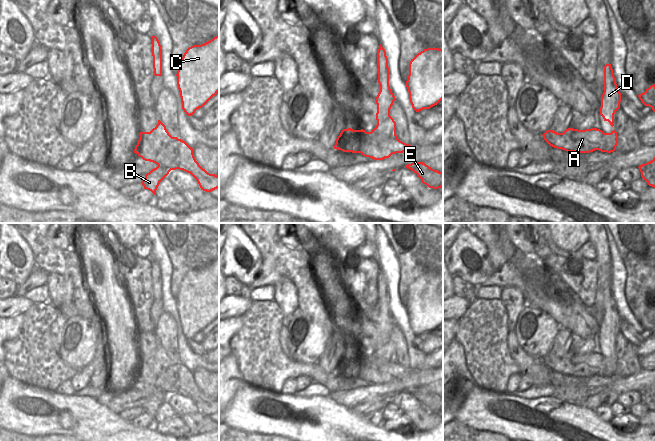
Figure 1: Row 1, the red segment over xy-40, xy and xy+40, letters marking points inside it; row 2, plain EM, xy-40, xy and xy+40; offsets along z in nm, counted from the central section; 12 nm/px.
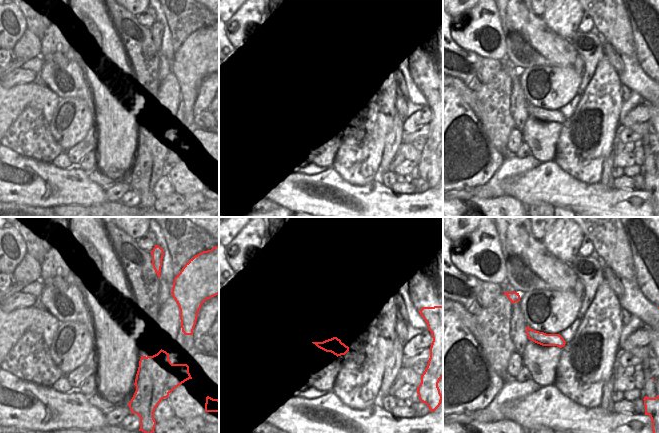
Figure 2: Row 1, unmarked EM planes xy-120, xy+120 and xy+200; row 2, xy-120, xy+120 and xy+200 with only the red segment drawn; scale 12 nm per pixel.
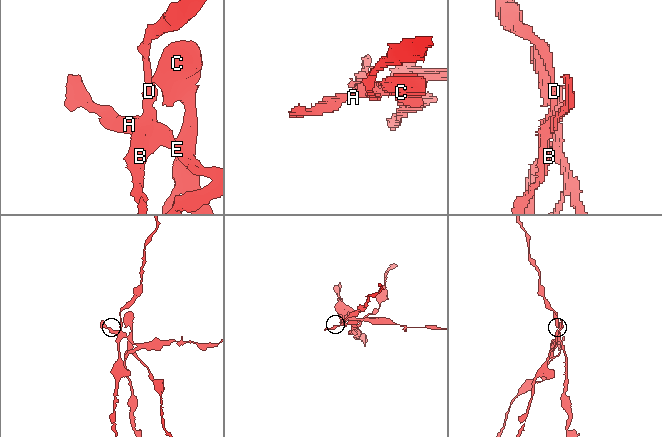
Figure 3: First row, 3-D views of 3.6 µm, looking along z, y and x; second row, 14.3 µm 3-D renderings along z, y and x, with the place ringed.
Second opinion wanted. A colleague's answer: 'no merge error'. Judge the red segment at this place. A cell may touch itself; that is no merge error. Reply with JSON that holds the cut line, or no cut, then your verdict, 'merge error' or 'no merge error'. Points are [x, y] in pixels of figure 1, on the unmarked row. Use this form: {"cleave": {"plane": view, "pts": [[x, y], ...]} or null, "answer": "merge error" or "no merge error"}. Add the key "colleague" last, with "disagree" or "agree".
{"cleave": {"plane": "xy-40", "pts": [[154, 355], [145, 361], [147, 371], [134, 376]]}, "answer": "merge error", "colleague": "disagree"}

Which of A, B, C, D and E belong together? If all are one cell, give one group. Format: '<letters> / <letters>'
A C E / B D

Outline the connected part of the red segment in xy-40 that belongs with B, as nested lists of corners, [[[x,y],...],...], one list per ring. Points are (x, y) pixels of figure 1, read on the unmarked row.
[[[158,344],[158,348],[156,349],[155,352],[153,352],[151,354],[151,356],[152,357],[150,359],[145,360],[145,362],[148,365],[148,372],[143,373],[142,370],[139,369],[141,371],[141,374],[138,376],[134,376],[134,377],[136,377],[143,384],[150,385],[150,386],[153,386],[158,389],[156,392],[152,393],[149,397],[147,397],[145,399],[144,404],[141,406],[142,409],[144,410],[144,413],[151,415],[155,419],[155,416],[156,416],[160,406],[172,394],[173,385],[166,381],[166,379],[168,377],[168,375],[167,375],[168,368],[171,367],[172,365],[177,364],[178,362],[172,361],[169,358],[169,356],[167,355],[166,350],[160,344]]]

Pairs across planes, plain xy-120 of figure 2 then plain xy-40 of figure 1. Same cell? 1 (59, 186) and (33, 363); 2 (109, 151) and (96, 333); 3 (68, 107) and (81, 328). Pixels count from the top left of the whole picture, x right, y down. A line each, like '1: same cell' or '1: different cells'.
1: different cells
2: different cells
3: same cell

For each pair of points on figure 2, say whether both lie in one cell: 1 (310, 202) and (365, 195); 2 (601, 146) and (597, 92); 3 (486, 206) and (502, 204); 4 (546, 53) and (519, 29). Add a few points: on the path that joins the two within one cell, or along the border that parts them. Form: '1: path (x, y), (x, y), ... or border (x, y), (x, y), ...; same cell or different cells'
1: path (296, 181), (327, 183), (342, 192); same cell
2: path (602, 133), (604, 113), (601, 105); same cell
3: path (490, 206), (498, 206); same cell
4: path (539, 46), (526, 36); same cell

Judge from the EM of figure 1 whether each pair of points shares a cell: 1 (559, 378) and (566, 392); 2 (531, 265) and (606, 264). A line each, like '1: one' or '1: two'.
1: two
2: two

